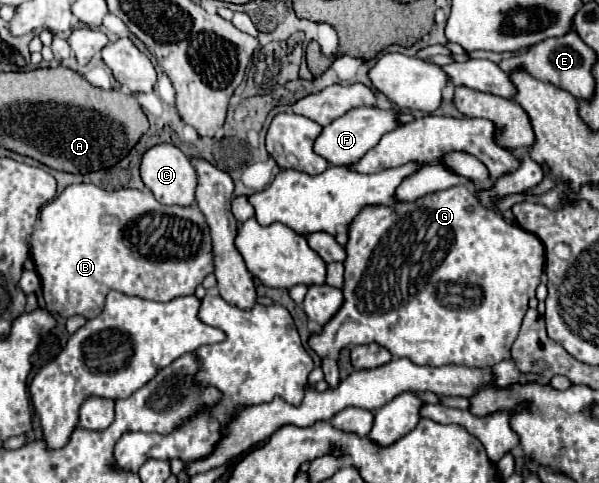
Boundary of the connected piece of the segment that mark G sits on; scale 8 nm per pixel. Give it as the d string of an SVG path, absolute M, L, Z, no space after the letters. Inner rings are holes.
M453 186L453 188L441 190L441 192L427 194L427 196L419 198L417 202L397 202L393 206L367 206L347 226L347 236L349 236L349 240L345 244L347 256L343 260L345 282L341 288L345 300L343 300L341 308L337 310L337 314L327 324L323 324L321 332L315 332L309 336L309 348L315 350L315 354L321 358L321 368L323 368L325 380L331 388L335 388L339 384L337 360L339 360L339 352L347 346L377 342L379 346L387 348L393 356L405 356L419 366L457 364L457 366L471 366L471 368L489 368L489 366L495 366L497 362L509 358L511 344L515 342L521 320L527 312L527 302L531 296L535 296L535 288L541 282L541 274L543 274L543 266L545 266L545 246L539 242L539 238L535 234L525 232L523 228L505 222L501 214L483 208L467 186Z

